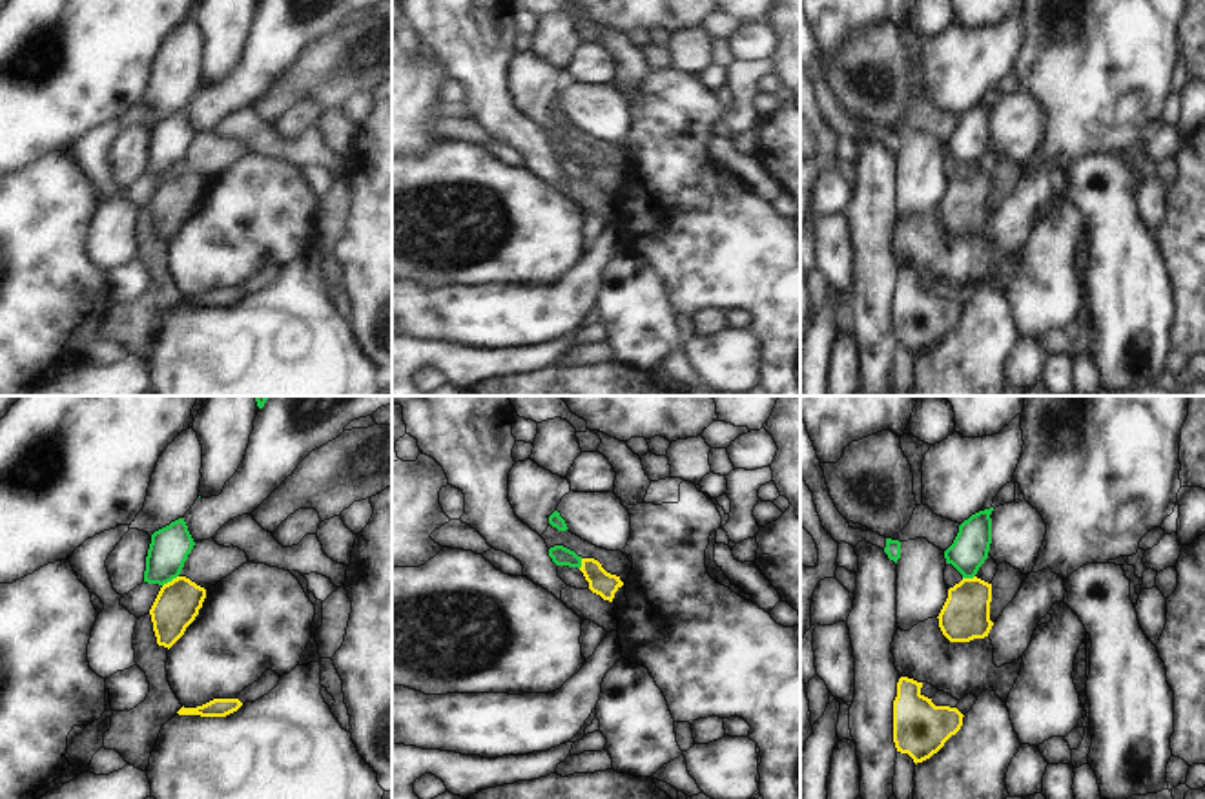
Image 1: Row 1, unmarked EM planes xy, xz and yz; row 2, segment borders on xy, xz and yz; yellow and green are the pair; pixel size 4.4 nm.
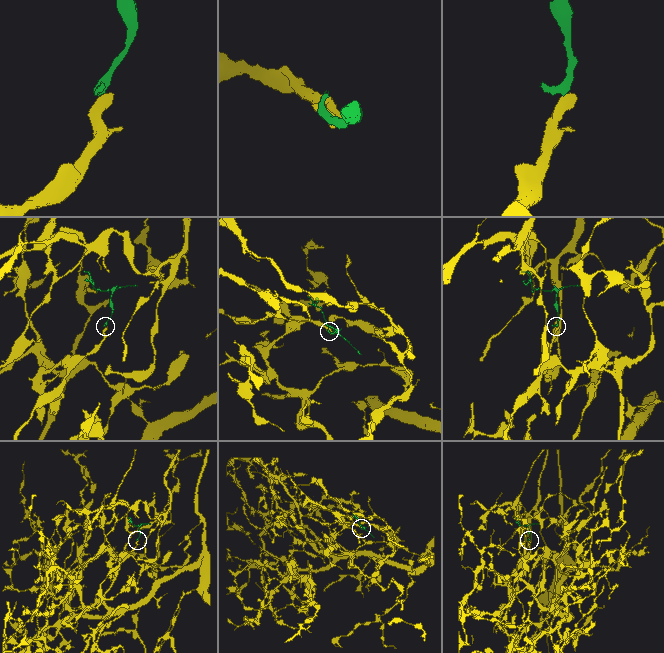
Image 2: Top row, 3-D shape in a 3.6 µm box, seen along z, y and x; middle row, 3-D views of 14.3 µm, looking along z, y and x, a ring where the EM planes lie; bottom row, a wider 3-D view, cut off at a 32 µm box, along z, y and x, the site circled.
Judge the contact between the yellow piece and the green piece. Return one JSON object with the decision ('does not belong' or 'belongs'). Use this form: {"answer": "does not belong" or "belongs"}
{"answer": "does not belong"}

